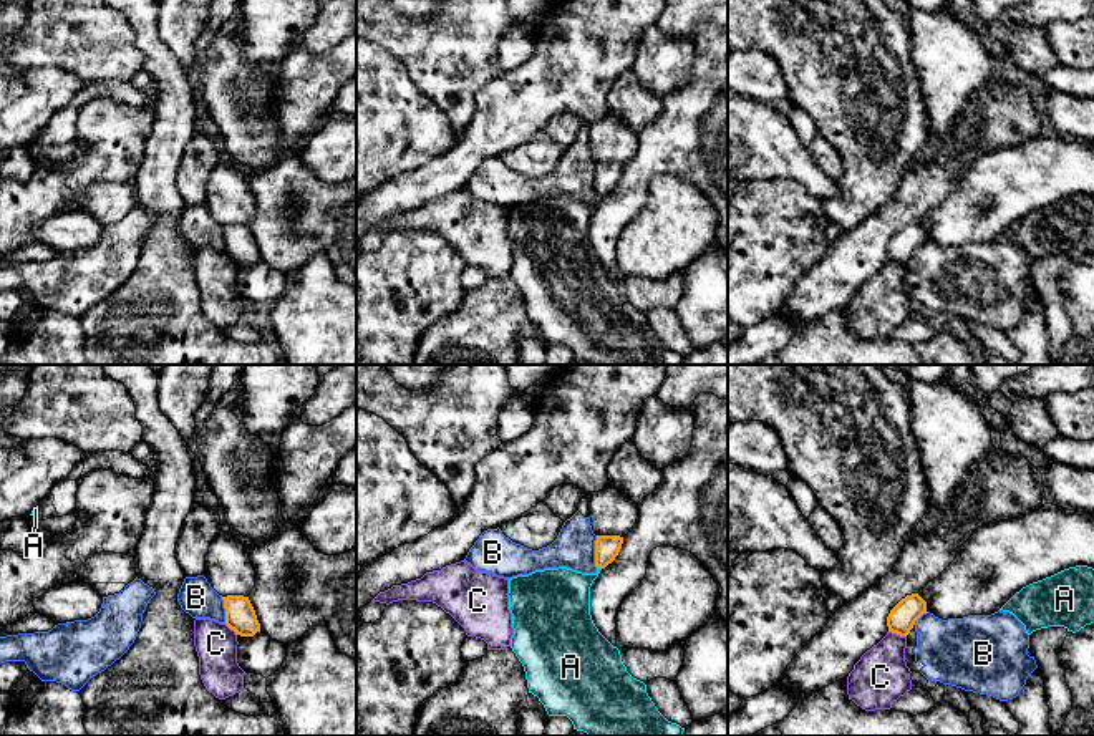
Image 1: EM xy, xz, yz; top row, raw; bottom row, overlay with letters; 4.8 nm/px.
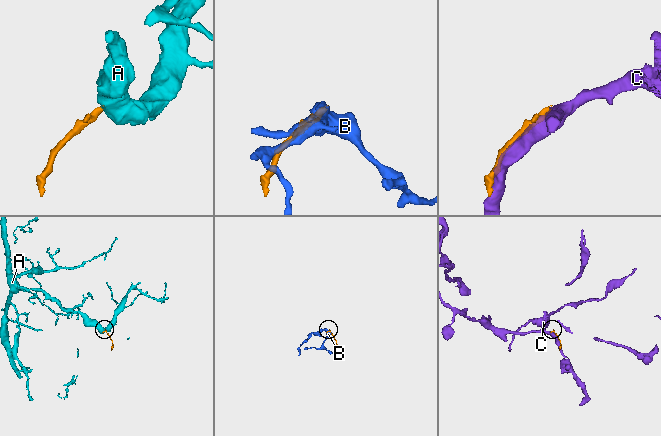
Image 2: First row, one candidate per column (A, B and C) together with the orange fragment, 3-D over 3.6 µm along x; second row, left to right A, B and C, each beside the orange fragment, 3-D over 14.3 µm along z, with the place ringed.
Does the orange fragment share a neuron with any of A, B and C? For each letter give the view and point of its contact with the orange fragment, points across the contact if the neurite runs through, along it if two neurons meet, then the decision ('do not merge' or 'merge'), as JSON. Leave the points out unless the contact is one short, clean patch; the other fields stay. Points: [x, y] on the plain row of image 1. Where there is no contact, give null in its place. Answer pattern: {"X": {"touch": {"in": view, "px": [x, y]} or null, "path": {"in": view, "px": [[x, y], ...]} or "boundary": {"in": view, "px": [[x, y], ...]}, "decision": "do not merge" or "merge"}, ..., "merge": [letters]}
{"A": {"touch": {"in": "xz", "px": [599, 194]}, "path": {"in": "xz", "px": [[607, 176], [599, 194], [592, 206], [559, 227]]}, "decision": "merge"}, "B": {"touch": {"in": "xz", "px": [595, 181]}, "boundary": {"in": "xz", "px": [[597, 164], [595, 196]]}, "decision": "do not merge"}, "C": {"touch": {"in": "yz", "px": [897, 262]}, "decision": "do not merge"}, "merge": ["A"]}

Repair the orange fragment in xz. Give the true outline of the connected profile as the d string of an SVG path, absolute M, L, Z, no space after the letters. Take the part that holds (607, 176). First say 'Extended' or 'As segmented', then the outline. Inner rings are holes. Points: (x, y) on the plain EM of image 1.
Extended. M597 164L595 202L559 196L509 207L507 224L514 257L511 277L524 295L529 322L539 327L549 345L567 345L574 358L588 365L681 365L685 356L658 340L646 322L646 313L627 300L620 278L598 260L590 244L590 215L600 199L615 189L622 172L620 164Z

